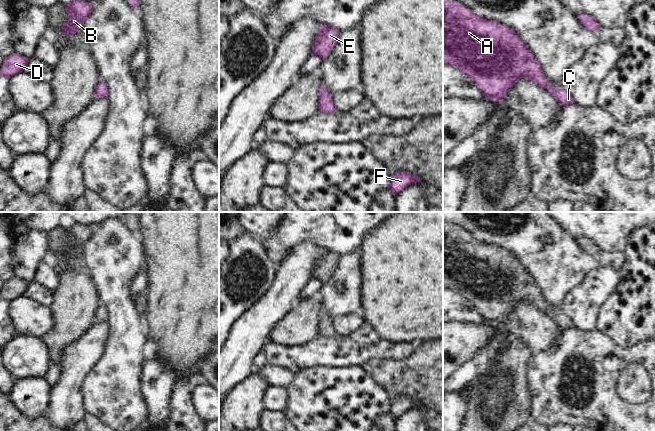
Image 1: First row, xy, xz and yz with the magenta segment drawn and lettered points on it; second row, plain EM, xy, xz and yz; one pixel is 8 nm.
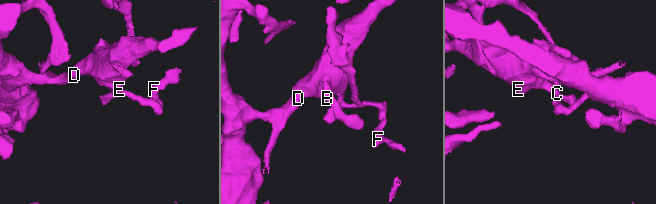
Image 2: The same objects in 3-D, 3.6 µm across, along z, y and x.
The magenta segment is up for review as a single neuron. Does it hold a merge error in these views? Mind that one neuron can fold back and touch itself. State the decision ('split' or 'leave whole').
leave whole

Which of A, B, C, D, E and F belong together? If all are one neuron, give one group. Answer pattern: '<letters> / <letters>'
A B C D E F

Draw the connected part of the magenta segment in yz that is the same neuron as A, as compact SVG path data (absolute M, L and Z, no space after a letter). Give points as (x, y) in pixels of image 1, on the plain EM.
M443 221L443 289L450 289L468 300L485 322L501 326L519 302L525 302L555 321L561 330L574 326L563 312L555 312L545 301L532 275L515 257L499 246L481 242L466 230Z

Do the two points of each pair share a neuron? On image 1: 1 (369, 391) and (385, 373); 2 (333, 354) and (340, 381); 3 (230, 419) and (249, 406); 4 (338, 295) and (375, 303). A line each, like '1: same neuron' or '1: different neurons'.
1: different neurons
2: different neurons
3: same neuron
4: different neurons

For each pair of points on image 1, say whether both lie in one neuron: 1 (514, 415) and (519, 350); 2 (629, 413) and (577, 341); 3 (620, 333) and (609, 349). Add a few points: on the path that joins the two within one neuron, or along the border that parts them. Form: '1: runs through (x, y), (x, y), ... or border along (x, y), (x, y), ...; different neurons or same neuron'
1: runs through (519, 399), (519, 366); same neuron
2: runs through (610, 398), (596, 384), (596, 371), (589, 360); same neuron
3: border along (598, 329), (621, 347), (630, 348), (637, 345); different neurons

